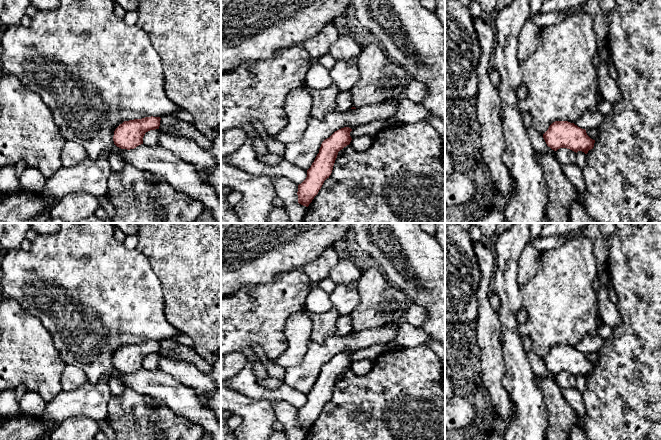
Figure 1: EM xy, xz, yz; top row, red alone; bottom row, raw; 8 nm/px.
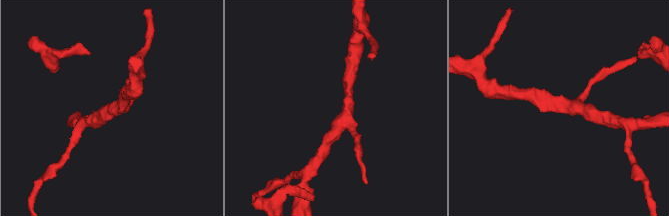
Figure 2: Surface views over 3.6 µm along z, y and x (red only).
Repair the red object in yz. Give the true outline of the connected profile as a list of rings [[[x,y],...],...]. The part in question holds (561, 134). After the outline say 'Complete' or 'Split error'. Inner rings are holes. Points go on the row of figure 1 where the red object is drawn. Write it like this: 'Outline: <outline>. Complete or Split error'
Outline: [[[555,121],[543,134],[548,147],[557,151],[567,148],[574,152],[582,151],[585,154],[593,149],[595,140],[591,139],[585,129],[582,129],[568,121]]]. Complete

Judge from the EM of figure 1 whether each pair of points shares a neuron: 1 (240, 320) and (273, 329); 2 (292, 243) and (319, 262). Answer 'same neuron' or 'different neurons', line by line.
1: same neuron
2: different neurons

